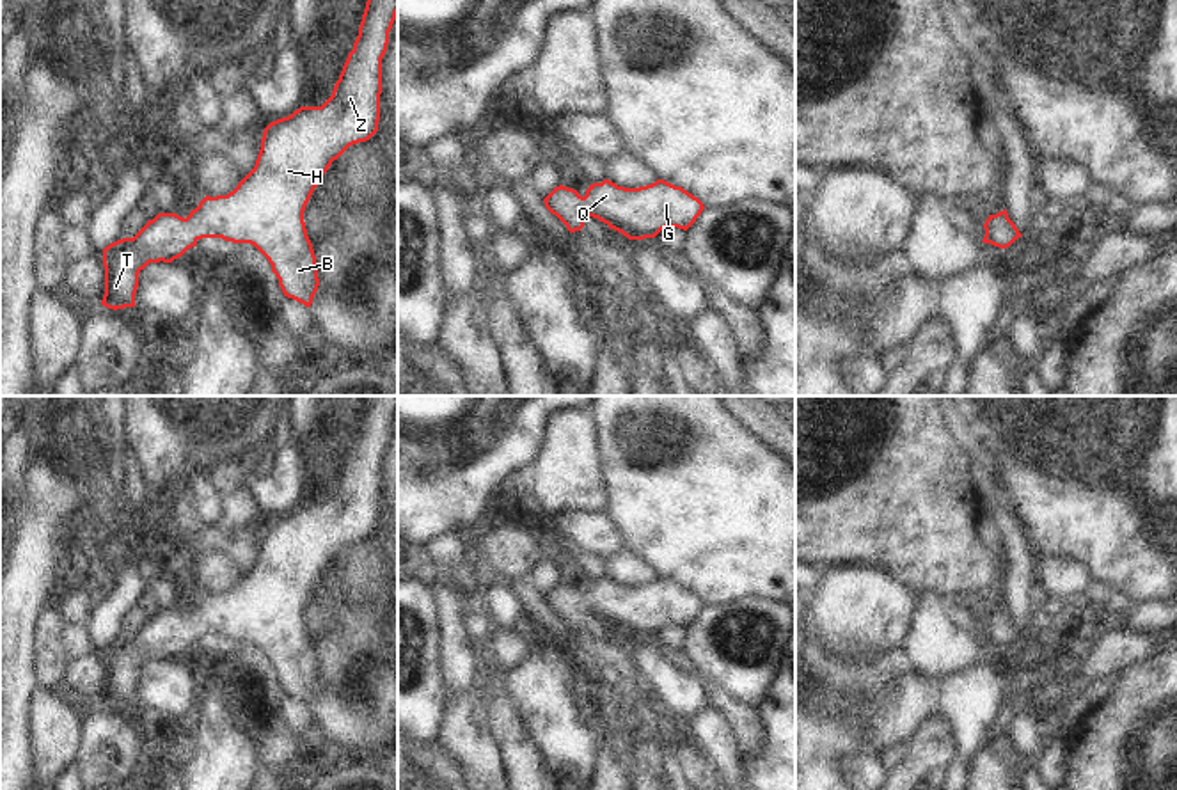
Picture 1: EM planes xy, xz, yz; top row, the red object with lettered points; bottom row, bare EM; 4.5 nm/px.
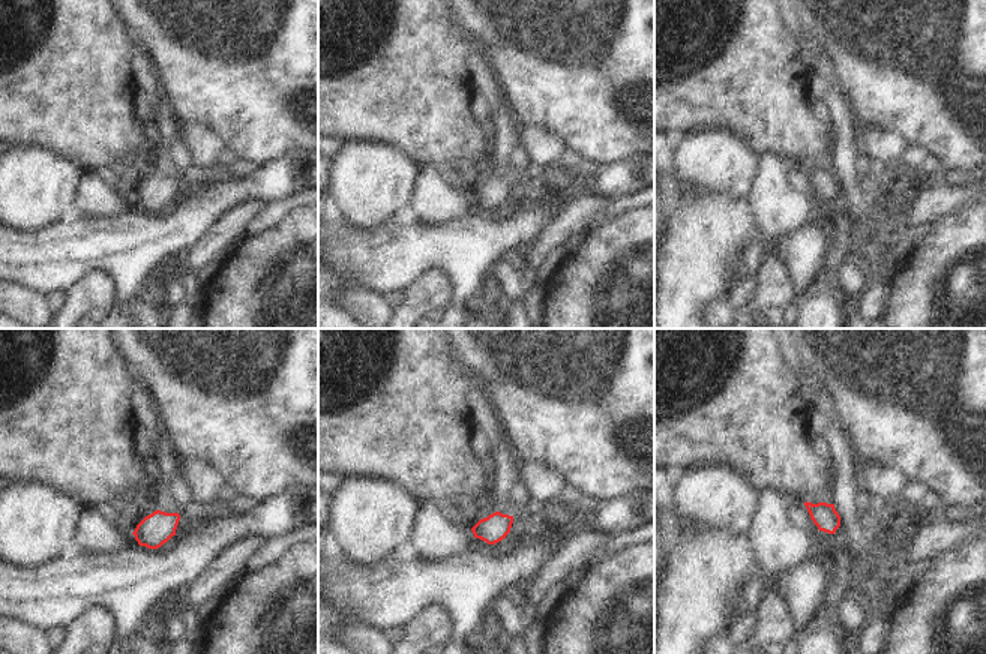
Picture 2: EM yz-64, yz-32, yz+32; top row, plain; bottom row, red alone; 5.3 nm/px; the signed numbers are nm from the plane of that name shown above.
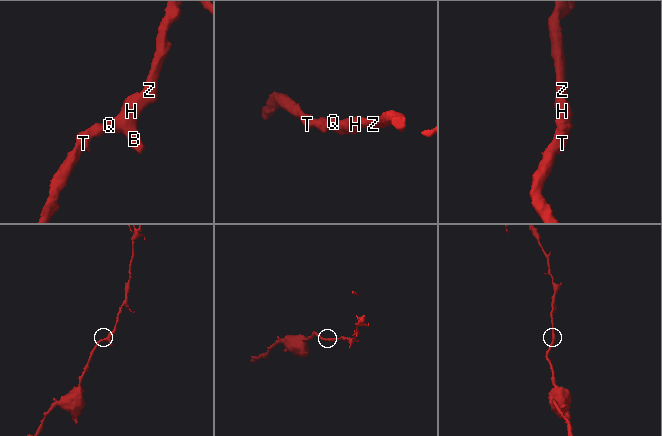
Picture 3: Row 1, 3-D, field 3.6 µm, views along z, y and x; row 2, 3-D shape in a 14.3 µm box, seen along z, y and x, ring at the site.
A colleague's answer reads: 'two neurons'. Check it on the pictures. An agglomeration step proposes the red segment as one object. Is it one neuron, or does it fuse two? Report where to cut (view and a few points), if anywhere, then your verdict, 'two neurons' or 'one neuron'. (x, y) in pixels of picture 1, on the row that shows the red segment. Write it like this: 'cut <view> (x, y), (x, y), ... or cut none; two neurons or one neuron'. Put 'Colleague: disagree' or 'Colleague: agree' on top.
Colleague: disagree
cut none; one neuron

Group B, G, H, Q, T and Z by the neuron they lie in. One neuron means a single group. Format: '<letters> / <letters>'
B G H Q T Z

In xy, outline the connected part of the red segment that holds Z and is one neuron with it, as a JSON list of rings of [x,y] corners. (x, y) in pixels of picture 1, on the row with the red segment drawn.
[[[367,0],[353,50],[343,66],[332,96],[321,107],[300,107],[291,115],[270,122],[261,138],[254,169],[227,195],[206,195],[186,218],[158,213],[133,236],[103,249],[105,295],[108,309],[135,307],[138,273],[149,263],[172,263],[202,238],[222,238],[254,245],[272,265],[284,296],[311,307],[318,291],[318,265],[307,236],[304,211],[328,170],[350,146],[369,140],[378,131],[382,59],[398,14],[398,0]]]

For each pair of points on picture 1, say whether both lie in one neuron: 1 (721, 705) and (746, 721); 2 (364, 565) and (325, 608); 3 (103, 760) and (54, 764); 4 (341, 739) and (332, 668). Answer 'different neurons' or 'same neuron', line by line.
1: same neuron
2: same neuron
3: different neurons
4: same neuron

